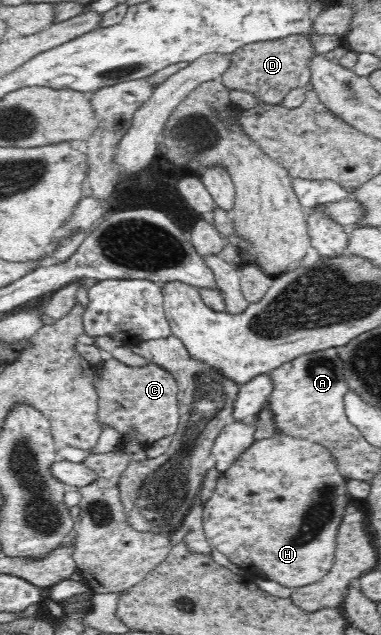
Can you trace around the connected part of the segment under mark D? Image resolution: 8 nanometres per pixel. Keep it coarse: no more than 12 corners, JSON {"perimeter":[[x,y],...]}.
{"perimeter":[[302,35],[250,43],[220,81],[280,104],[309,82]]}

